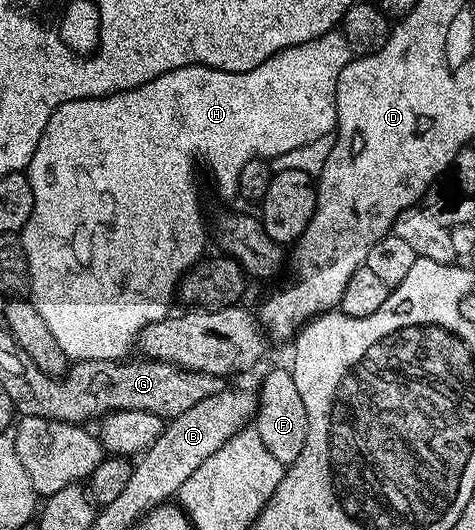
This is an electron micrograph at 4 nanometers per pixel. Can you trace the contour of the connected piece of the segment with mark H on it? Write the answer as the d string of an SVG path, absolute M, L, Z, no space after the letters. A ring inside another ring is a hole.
M333 30L322 34L318 38L314 38L305 44L298 46L290 46L283 48L278 54L274 54L266 62L262 62L262 66L254 66L254 70L249 72L223 72L217 68L206 68L203 66L193 66L191 68L179 68L178 70L170 70L166 74L162 74L158 78L154 78L150 82L146 82L137 88L131 88L125 92L115 92L112 96L99 96L98 98L90 98L89 100L71 100L66 102L64 107L54 110L54 114L50 114L50 122L46 122L46 126L42 130L42 138L38 138L38 146L32 155L32 161L27 166L32 181L32 189L34 190L34 210L30 214L30 218L25 222L22 229L22 243L24 245L24 253L26 254L26 262L28 263L27 275L32 276L32 293L30 299L32 305L40 309L42 314L42 322L46 322L46 326L50 329L50 334L54 334L54 342L58 342L58 346L68 356L69 361L78 360L122 360L129 355L128 352L139 341L140 332L146 330L146 326L150 326L154 322L164 319L169 315L172 304L172 296L177 295L178 285L184 277L185 272L189 272L196 263L205 255L204 243L210 240L210 232L204 229L204 212L200 209L200 192L196 189L196 159L208 160L208 168L212 171L212 176L216 179L216 188L224 196L236 196L238 192L238 174L242 174L242 164L248 160L259 160L261 158L273 158L272 156L284 156L287 152L292 152L295 148L304 148L307 144L312 144L315 140L320 140L324 135L331 133L336 127L336 83L338 82L338 74L342 74L344 67L348 65L348 61L353 59L353 54L348 48L348 43L344 37L343 31Z

